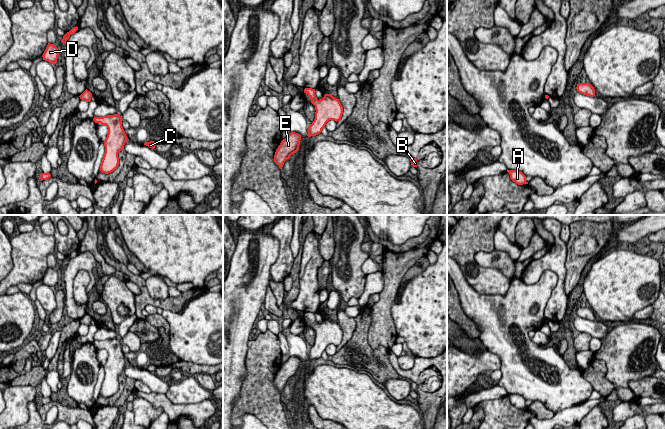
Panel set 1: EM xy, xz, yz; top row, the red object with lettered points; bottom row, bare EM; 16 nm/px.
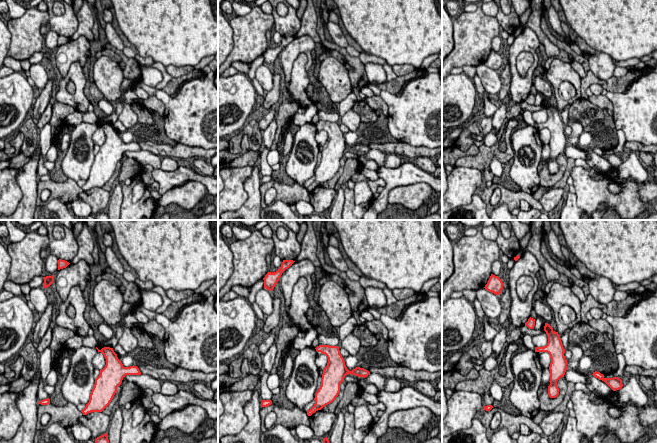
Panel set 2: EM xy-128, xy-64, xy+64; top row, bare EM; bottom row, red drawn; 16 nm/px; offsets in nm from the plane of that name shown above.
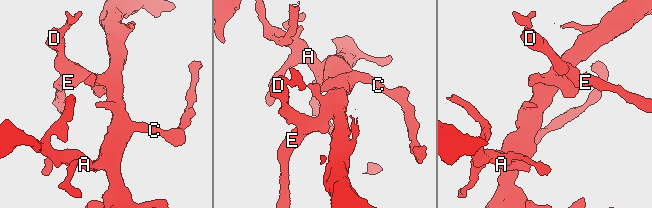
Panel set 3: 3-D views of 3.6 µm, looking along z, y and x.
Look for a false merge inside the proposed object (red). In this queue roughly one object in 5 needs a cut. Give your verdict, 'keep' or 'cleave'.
keep

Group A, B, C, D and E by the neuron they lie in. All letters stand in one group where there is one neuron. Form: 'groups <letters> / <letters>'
groups A B C D E

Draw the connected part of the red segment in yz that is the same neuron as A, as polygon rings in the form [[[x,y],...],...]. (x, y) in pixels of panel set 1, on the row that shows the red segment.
[[[508,170],[510,179],[518,185],[528,184],[526,181],[526,176],[519,170]]]

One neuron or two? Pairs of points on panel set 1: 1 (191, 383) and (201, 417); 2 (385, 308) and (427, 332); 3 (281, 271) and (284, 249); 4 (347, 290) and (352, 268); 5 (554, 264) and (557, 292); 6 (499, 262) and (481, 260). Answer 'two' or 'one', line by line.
1: two
2: two
3: one
4: one
5: one
6: one

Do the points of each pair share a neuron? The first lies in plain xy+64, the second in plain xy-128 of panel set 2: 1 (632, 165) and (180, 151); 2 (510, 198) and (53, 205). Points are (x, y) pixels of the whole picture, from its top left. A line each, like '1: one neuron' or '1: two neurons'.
1: two neurons
2: two neurons

